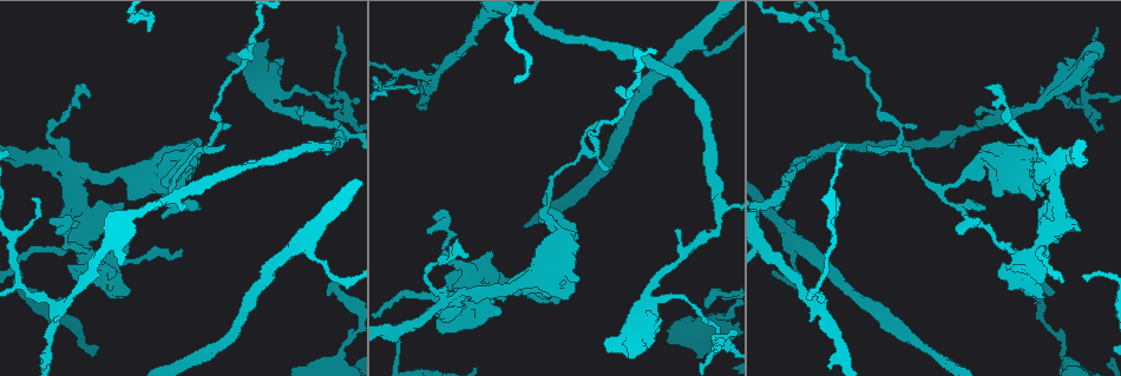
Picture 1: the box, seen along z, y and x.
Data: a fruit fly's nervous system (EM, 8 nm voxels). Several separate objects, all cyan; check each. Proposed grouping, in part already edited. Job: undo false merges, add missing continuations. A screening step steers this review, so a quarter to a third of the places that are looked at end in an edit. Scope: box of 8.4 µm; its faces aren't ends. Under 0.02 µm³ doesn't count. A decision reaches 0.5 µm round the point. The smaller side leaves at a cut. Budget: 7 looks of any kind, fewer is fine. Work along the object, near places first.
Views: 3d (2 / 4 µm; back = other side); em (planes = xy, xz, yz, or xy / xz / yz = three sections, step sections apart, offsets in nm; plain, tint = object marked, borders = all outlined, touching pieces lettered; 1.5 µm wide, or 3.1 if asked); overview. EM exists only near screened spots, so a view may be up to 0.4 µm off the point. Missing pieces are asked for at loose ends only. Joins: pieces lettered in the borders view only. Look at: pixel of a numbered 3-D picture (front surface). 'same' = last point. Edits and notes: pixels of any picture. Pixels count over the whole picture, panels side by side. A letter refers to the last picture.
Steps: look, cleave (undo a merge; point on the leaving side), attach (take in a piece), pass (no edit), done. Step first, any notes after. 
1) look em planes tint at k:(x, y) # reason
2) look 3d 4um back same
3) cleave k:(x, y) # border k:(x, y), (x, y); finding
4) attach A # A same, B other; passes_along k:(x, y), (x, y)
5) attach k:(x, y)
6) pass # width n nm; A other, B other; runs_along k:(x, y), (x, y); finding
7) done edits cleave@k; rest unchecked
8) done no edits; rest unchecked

look em planes tint at 1:(442, 250) # narrows sharply

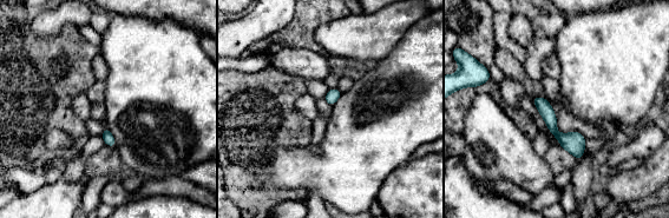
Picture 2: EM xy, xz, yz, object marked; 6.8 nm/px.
look em planes borders same

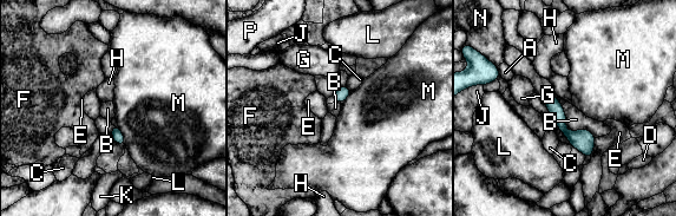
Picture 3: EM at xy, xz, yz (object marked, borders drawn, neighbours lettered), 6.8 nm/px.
pass # longest_contact B 180 nm; A other, B other, C other, D other, E other, F other, G other, H other, J other, K other, L other, M other, N other, P other; border 3:(572, 130), (588, 129), (596, 137); continuous, no second neuron

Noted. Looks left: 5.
look 3d 4um at 1:(32, 199) # thin end

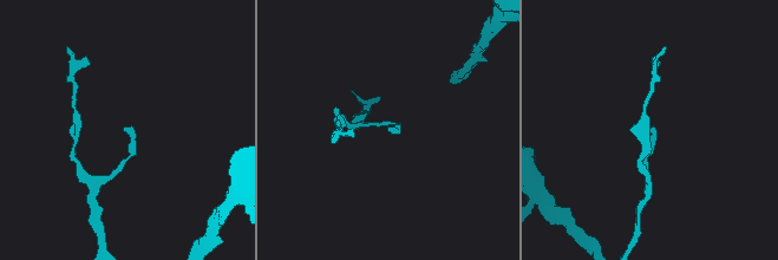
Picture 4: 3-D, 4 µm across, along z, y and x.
look em planes borders at 4:(387, 126) # shape alone is not enough

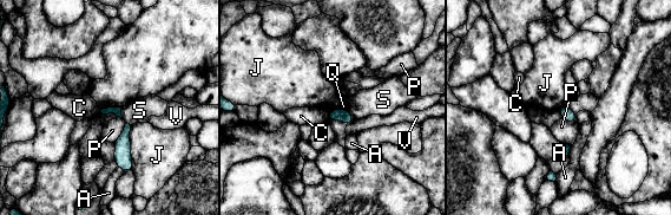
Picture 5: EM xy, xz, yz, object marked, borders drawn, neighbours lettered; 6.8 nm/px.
pass # A other, C other, J other, P other, Q other, S other, V other; border 5:(130, 125), (132, 170); no lettered piece goes on from it

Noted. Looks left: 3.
look 3d 2um back at 1:(298, 112) # an open end

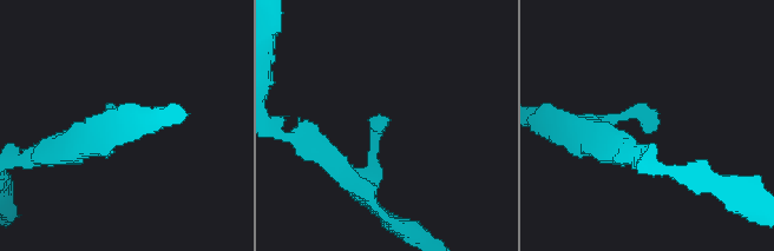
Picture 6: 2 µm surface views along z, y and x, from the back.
look em planes plain at 6:(385, 127) # need the tissue

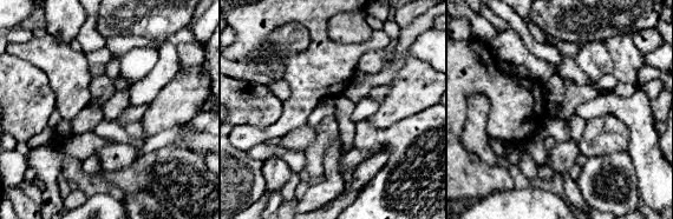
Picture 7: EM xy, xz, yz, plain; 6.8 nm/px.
look em planes borders same # what lies round it

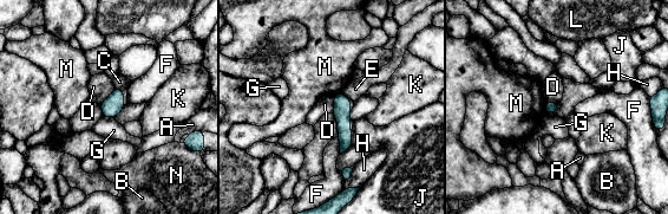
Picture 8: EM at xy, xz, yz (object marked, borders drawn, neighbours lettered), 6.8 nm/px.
pass # longest_contact H 140 nm; A other, B other, C other, D other, E other, F other, G other, H other, J other, K other, L other, M other, N other; runs_along 8:(339, 96), (344, 120), (344, 148); no lettered piece goes on from it

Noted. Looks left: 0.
done no edits; rest unchecked

